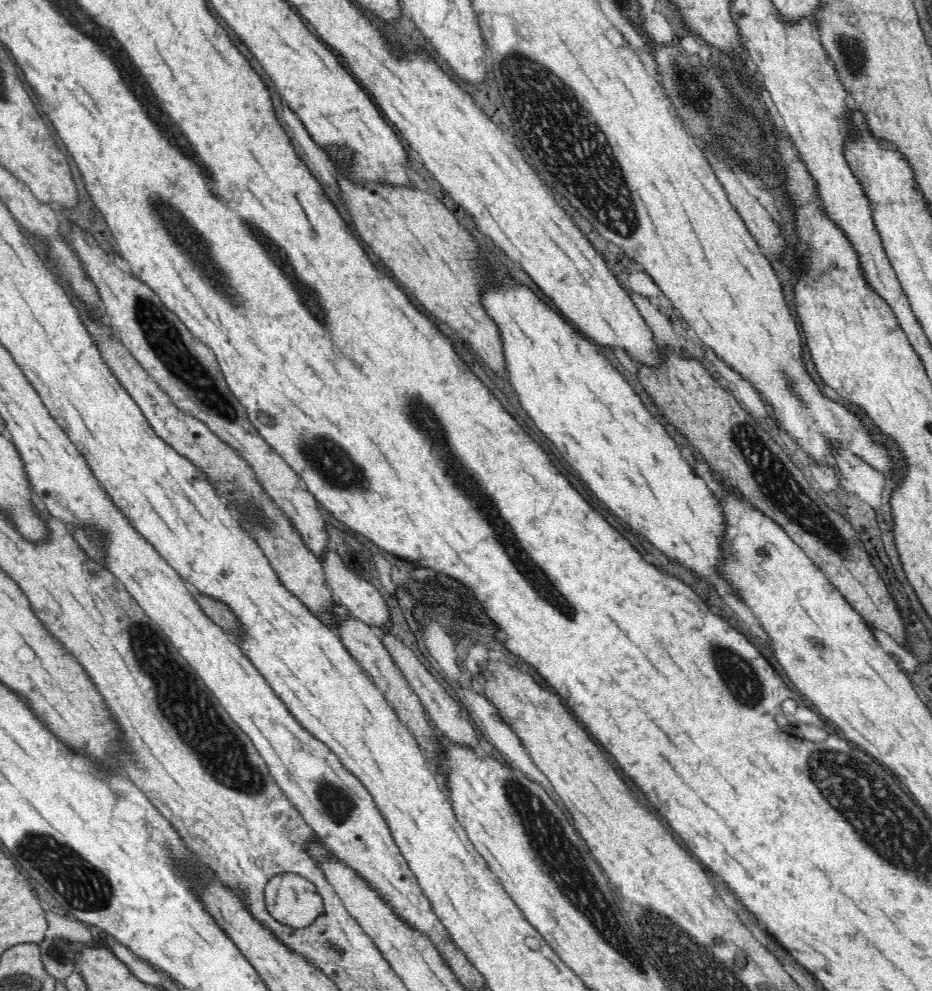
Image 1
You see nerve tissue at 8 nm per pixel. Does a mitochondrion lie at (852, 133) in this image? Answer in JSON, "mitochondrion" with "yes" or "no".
{"mitochondrion":"no"}

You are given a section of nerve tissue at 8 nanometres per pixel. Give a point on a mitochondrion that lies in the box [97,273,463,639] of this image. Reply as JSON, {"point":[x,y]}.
{"point":[163,338]}

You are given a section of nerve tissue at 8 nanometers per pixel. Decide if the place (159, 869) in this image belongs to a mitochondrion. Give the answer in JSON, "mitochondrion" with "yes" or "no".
{"mitochondrion":"no"}

